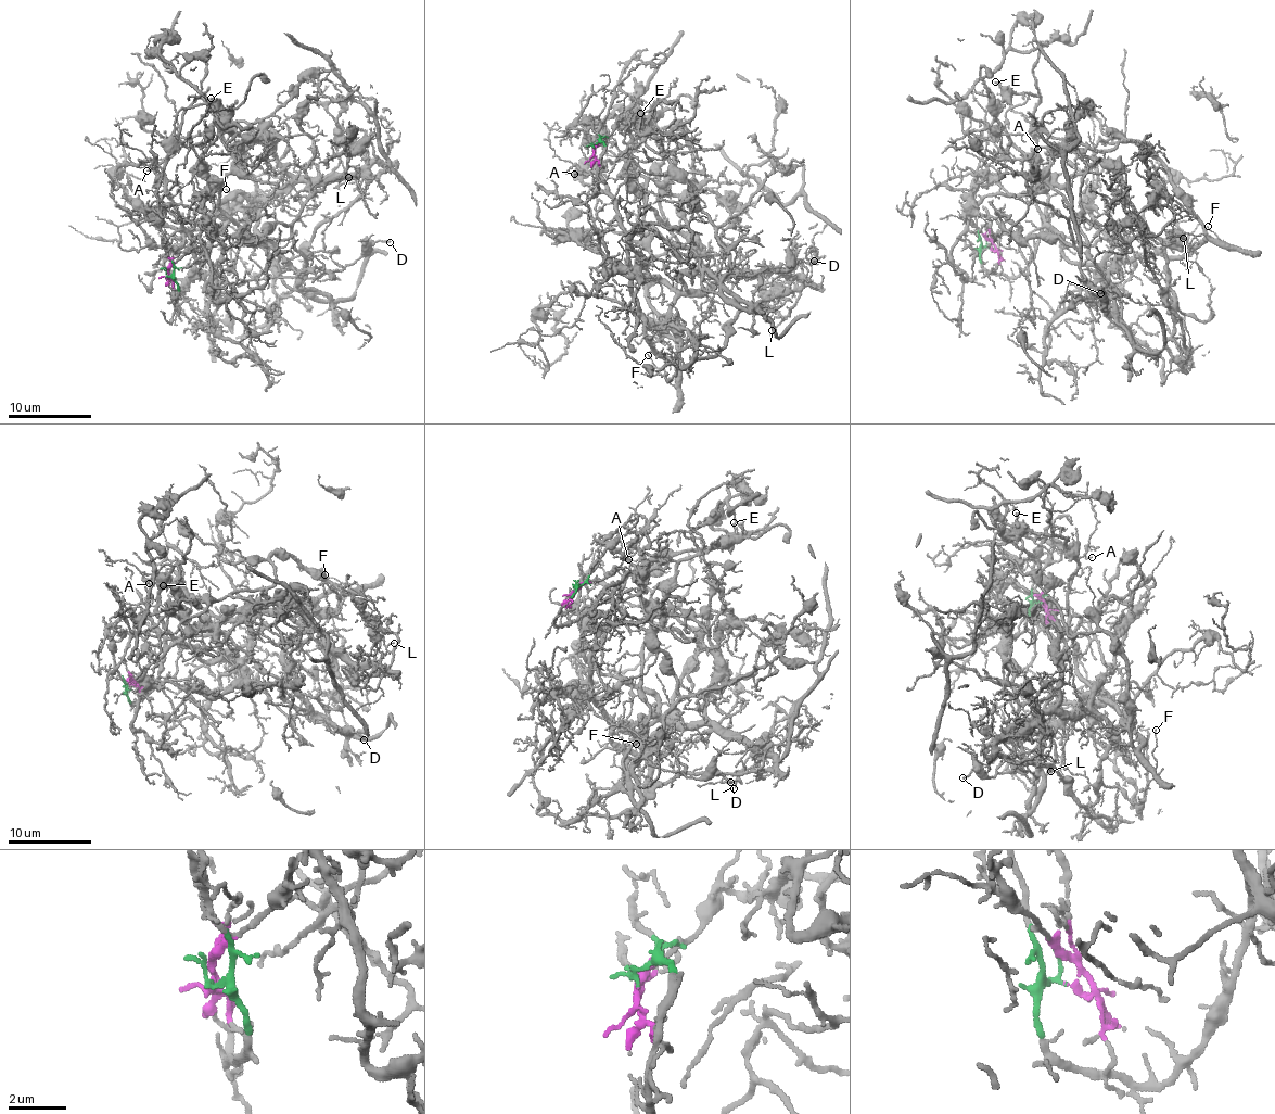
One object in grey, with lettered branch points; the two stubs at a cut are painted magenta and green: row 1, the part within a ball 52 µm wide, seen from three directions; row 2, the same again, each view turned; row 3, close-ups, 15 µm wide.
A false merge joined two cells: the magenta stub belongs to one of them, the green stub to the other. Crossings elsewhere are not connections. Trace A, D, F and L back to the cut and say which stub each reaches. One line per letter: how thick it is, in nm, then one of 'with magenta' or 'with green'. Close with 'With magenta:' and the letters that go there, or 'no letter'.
A: calibre 110 nm; with green
D: calibre 150 nm; with magenta
F: calibre 100 nm; with green
L: calibre 120 nm; with magenta
With magenta: D, L

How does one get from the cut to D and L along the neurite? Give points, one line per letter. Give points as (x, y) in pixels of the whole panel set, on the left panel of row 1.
D: (168, 276), (204, 228), (257, 238), (285, 224), (309, 277), (344, 269), (375, 241), (391, 241)
L: (168, 276), (254, 144), (293, 175), (353, 176), (354, 147), (338, 149), (348, 177)

